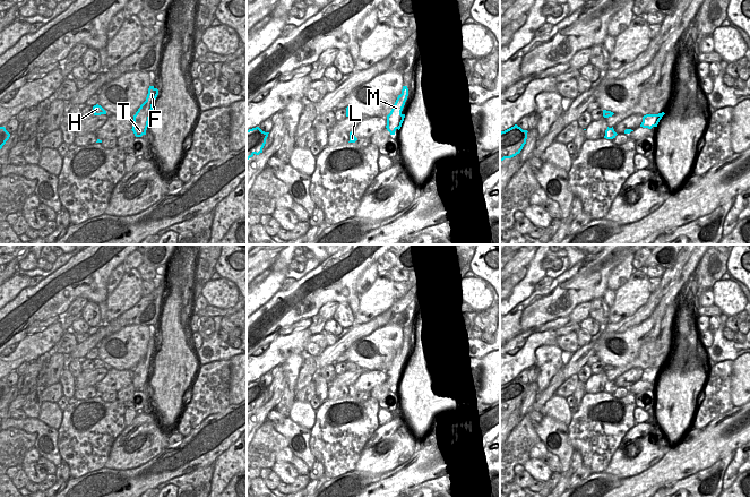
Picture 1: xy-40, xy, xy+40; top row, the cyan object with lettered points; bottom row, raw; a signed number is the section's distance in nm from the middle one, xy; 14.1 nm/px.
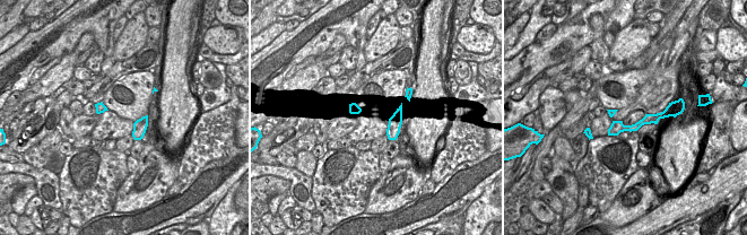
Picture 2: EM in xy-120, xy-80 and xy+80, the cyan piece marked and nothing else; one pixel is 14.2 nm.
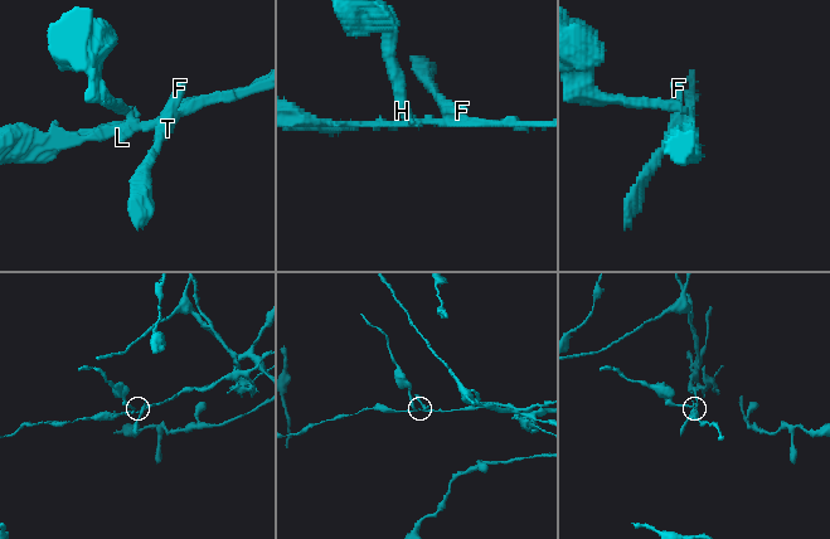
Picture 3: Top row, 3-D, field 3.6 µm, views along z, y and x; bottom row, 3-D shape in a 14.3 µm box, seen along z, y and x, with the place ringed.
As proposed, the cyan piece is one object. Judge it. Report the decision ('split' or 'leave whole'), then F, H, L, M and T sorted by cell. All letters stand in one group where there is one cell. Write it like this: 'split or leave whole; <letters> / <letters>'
split; F M T / H L

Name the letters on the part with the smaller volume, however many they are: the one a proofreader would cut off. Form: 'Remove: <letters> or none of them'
Remove: F, M, T

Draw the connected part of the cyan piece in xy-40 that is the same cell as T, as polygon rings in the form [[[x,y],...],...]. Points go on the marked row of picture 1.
[[[149,86],[146,101],[140,105],[136,114],[133,115],[132,131],[136,137],[146,135],[149,118],[152,114],[153,105],[158,95],[158,89],[154,86]]]

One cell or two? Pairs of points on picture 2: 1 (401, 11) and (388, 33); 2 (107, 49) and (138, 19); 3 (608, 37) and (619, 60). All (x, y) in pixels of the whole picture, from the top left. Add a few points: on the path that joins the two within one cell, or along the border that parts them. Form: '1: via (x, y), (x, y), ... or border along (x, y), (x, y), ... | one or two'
1: border along (393, 14), (401, 26) | two
2: border along (114, 43), (112, 58) | two
3: border along (615, 34), (615, 40), (609, 48) | two

